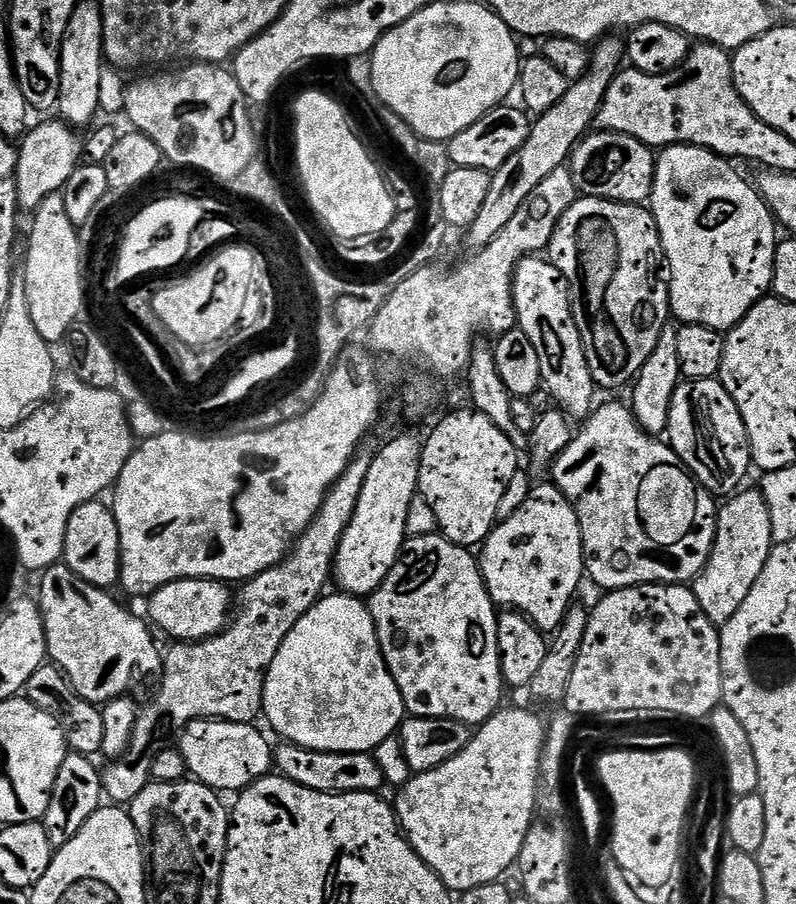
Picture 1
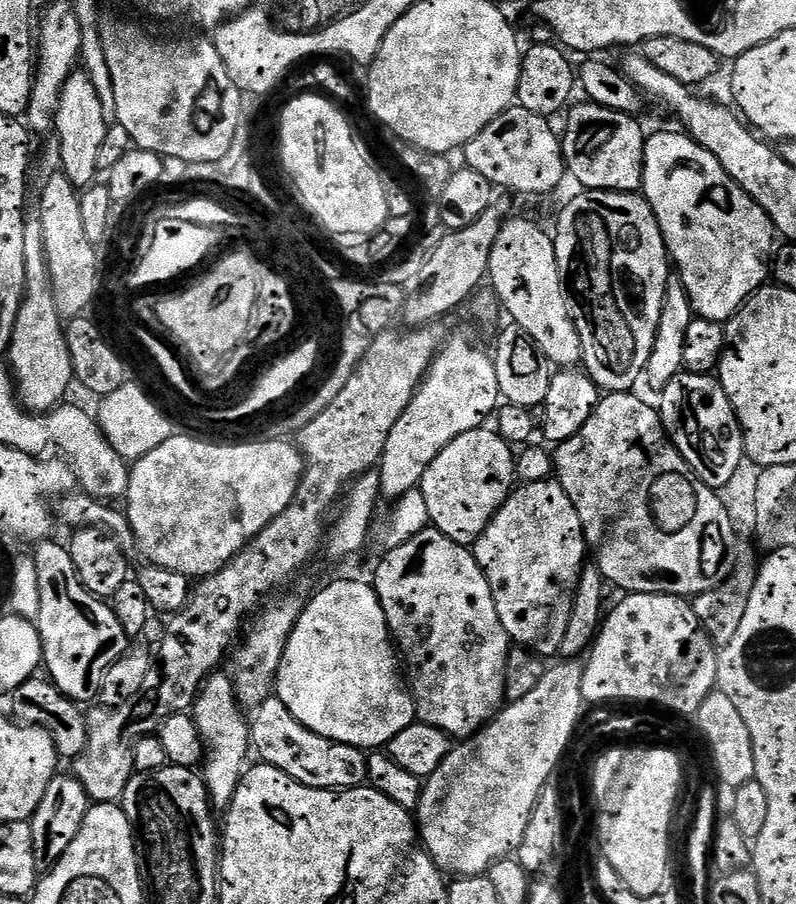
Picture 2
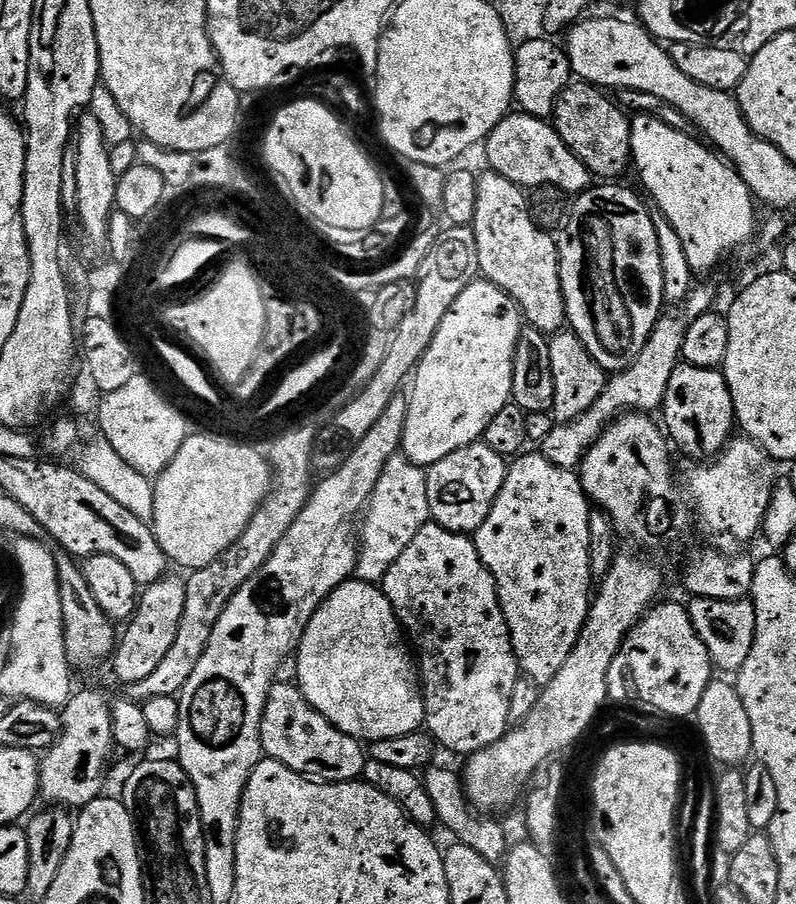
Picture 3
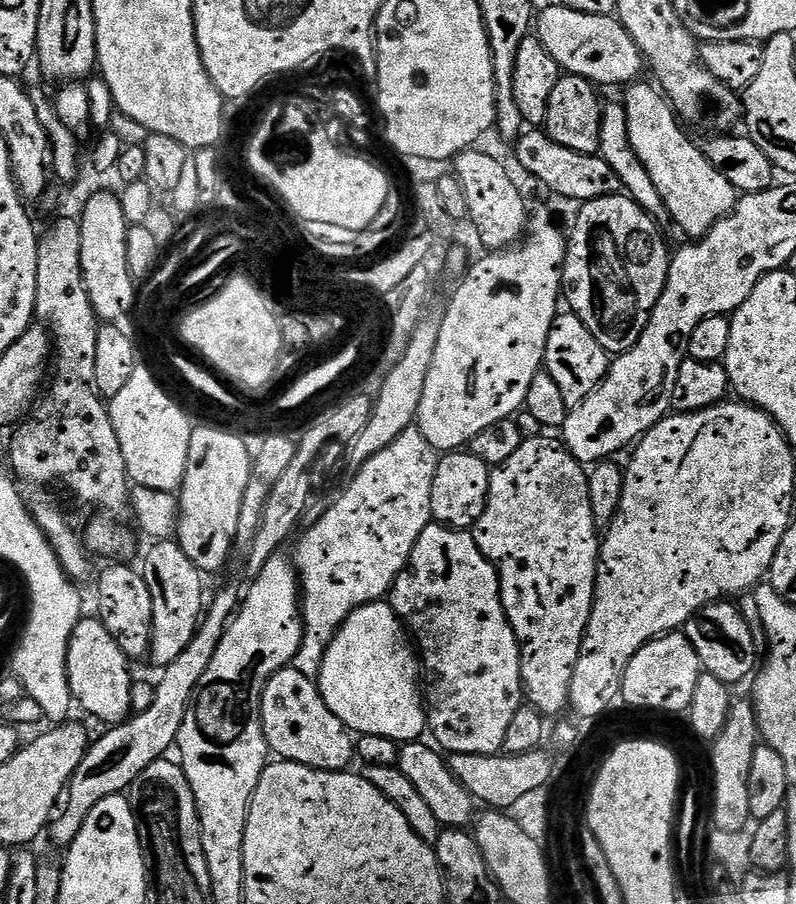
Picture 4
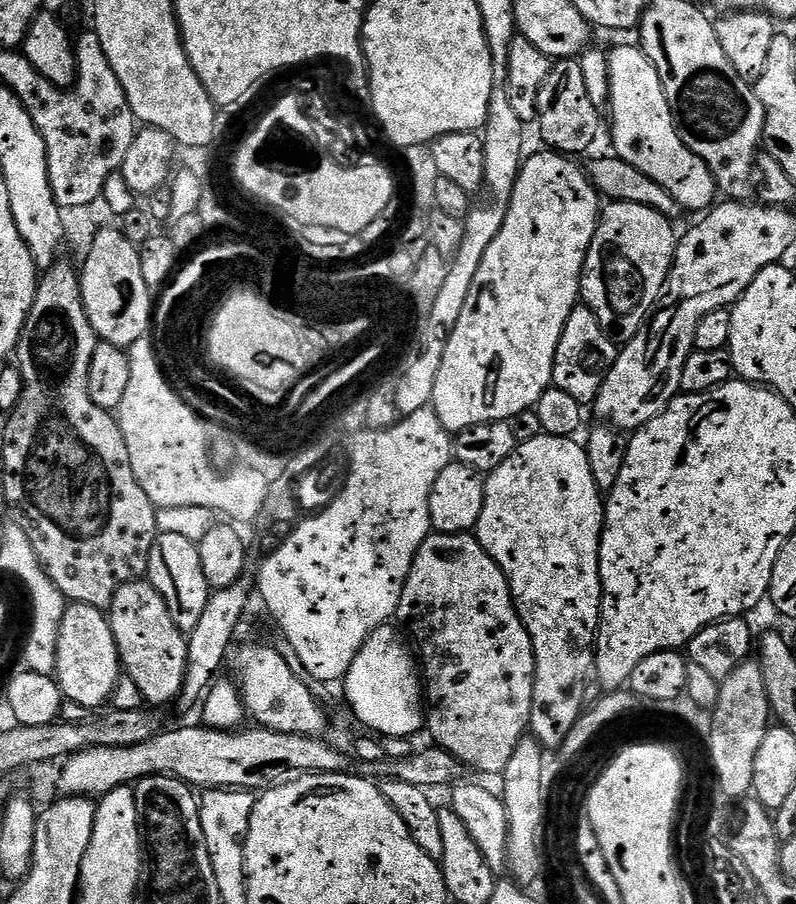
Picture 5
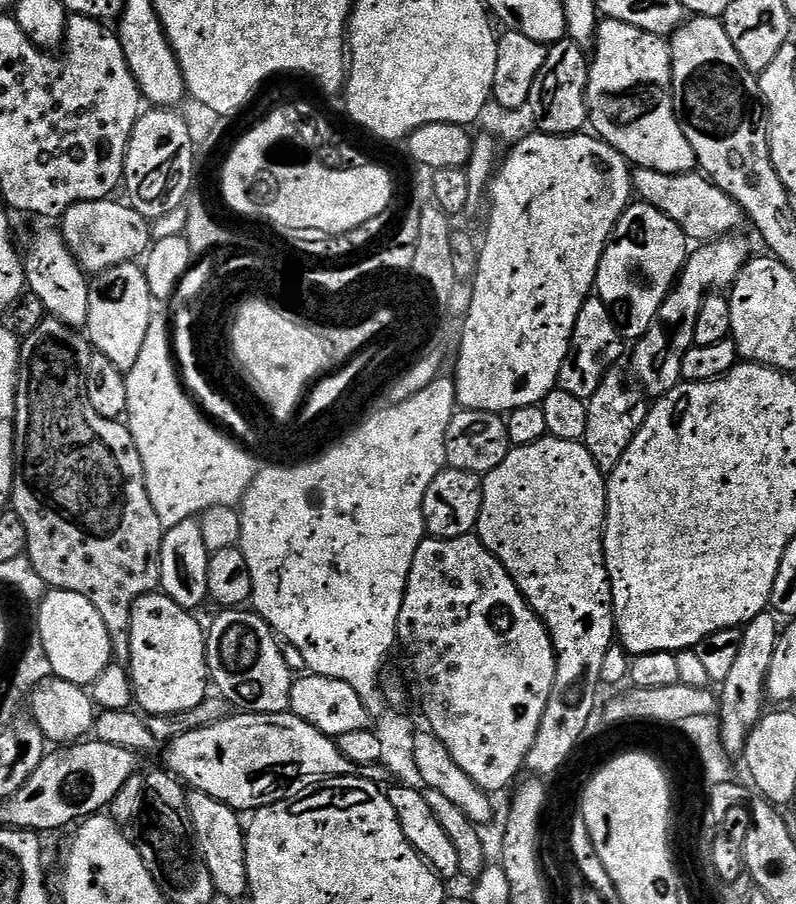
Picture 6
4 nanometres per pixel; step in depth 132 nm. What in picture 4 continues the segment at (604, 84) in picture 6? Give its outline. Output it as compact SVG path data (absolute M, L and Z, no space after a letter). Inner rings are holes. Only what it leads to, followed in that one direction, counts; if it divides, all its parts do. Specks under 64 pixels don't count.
M633 83L627 89L628 97L623 97L622 100L626 118L629 119L630 142L638 158L641 159L642 165L649 171L650 178L653 179L666 210L669 211L671 223L675 227L680 227L688 238L703 238L723 216L732 213L738 199L737 190L734 186L730 186L730 182L726 182L726 178L722 178L720 171L704 157L703 147L699 143L695 144L694 141L688 140L689 133L682 127L671 103L655 87L652 89L650 85L644 83Z

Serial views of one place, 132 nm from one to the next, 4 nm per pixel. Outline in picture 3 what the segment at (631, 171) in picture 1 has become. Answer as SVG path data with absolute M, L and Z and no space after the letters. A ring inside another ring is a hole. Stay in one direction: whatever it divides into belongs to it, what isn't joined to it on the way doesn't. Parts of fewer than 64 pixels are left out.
M573 82L558 98L552 111L556 133L570 146L593 177L600 182L612 182L632 164L632 120L629 113L611 95L605 94L595 84Z

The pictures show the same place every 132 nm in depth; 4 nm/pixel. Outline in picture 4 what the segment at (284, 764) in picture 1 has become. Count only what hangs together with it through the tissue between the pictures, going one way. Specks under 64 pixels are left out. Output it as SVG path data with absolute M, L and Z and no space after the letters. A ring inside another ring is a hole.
M295 666L275 672L268 679L268 685L262 694L262 726L269 753L281 761L301 764L323 772L342 772L351 769L352 760L357 759L356 740L353 733L336 717L334 710L330 710L330 706L326 706L317 681L313 677L299 672Z

